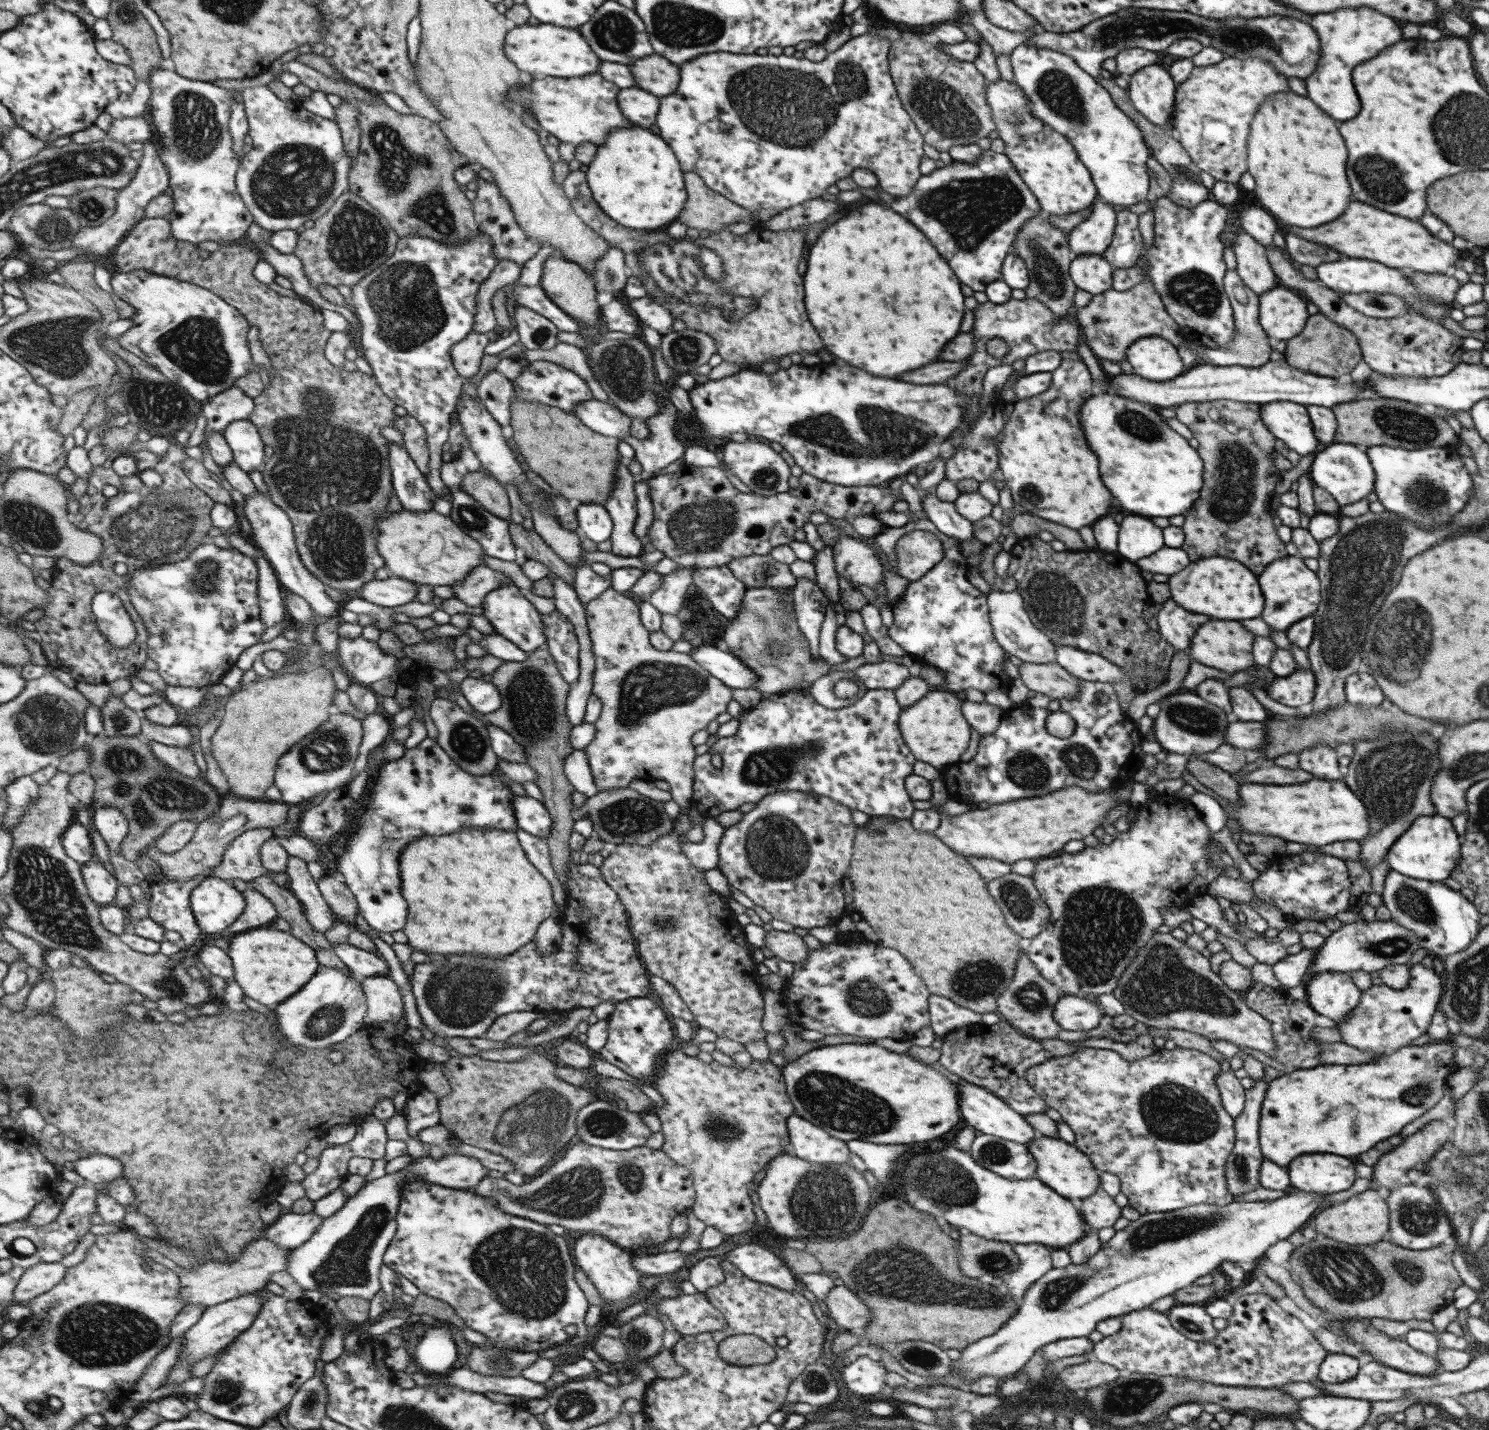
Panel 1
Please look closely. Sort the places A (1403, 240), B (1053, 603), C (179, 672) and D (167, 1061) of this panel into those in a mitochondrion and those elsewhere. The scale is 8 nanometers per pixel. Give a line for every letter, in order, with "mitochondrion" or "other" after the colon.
A: other
B: mitochondrion
C: other
D: other

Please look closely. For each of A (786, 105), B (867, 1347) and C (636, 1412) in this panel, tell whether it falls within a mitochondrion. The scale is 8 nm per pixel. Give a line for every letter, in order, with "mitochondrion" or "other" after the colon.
A: mitochondrion
B: other
C: other

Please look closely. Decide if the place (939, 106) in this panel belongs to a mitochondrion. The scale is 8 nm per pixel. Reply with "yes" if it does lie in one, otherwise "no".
yes

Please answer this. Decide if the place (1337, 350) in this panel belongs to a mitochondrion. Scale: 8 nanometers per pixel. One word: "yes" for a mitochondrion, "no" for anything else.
yes

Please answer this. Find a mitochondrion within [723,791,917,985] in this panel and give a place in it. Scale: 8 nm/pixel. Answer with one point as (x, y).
(771, 842)

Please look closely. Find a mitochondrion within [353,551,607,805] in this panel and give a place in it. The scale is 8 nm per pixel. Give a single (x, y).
(531, 706)

